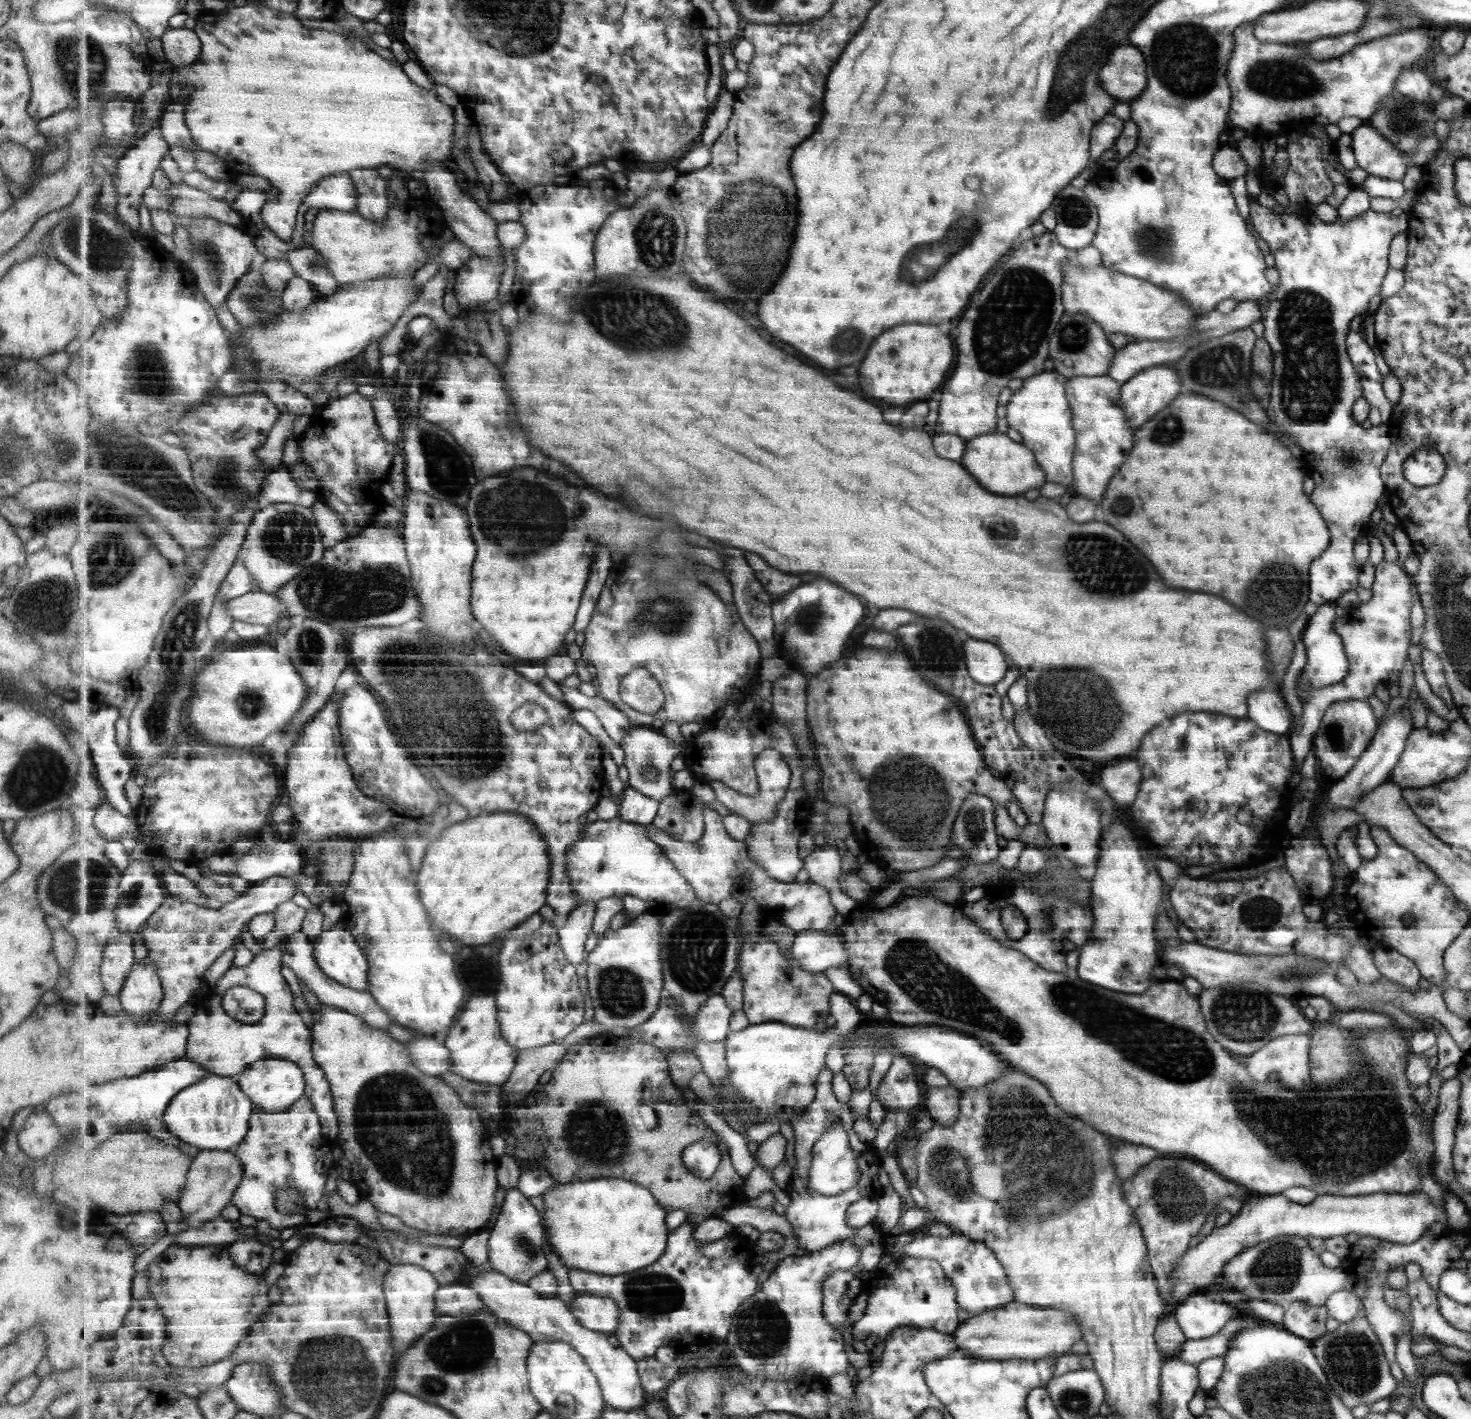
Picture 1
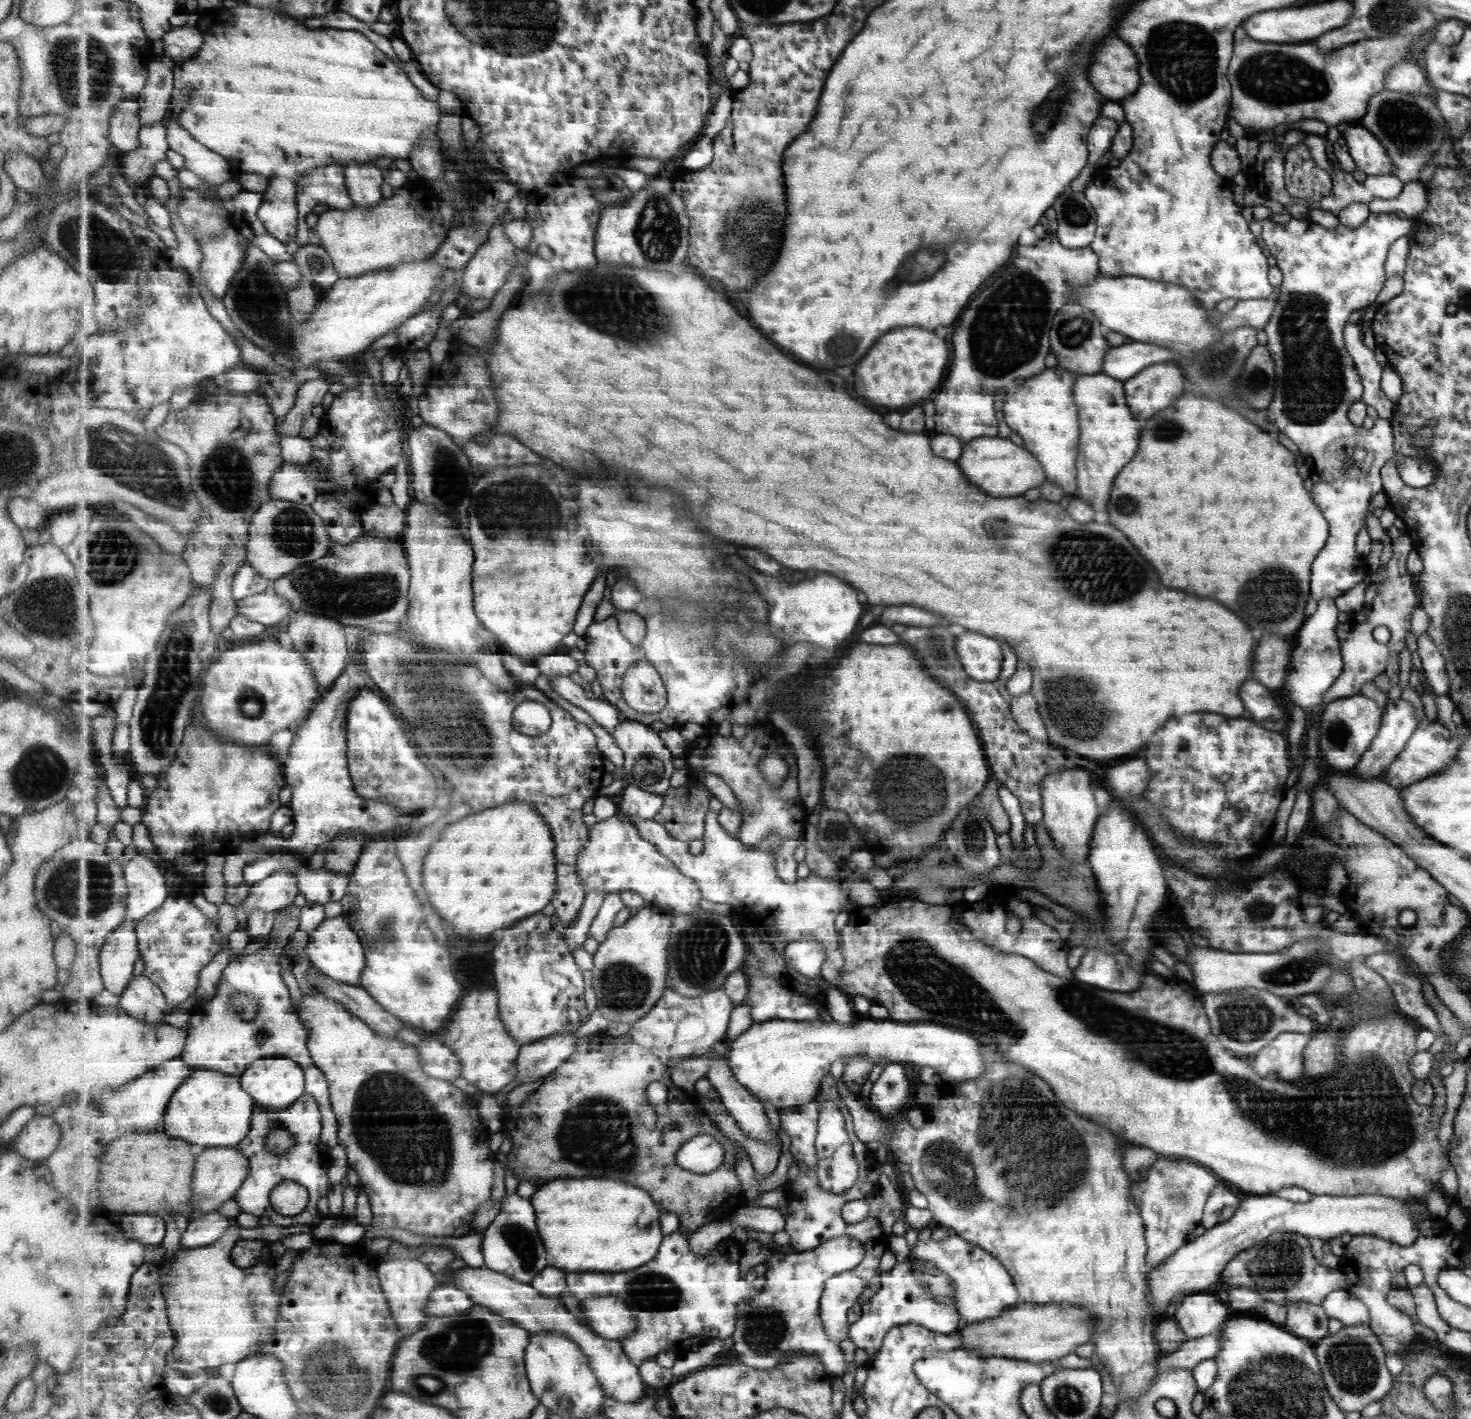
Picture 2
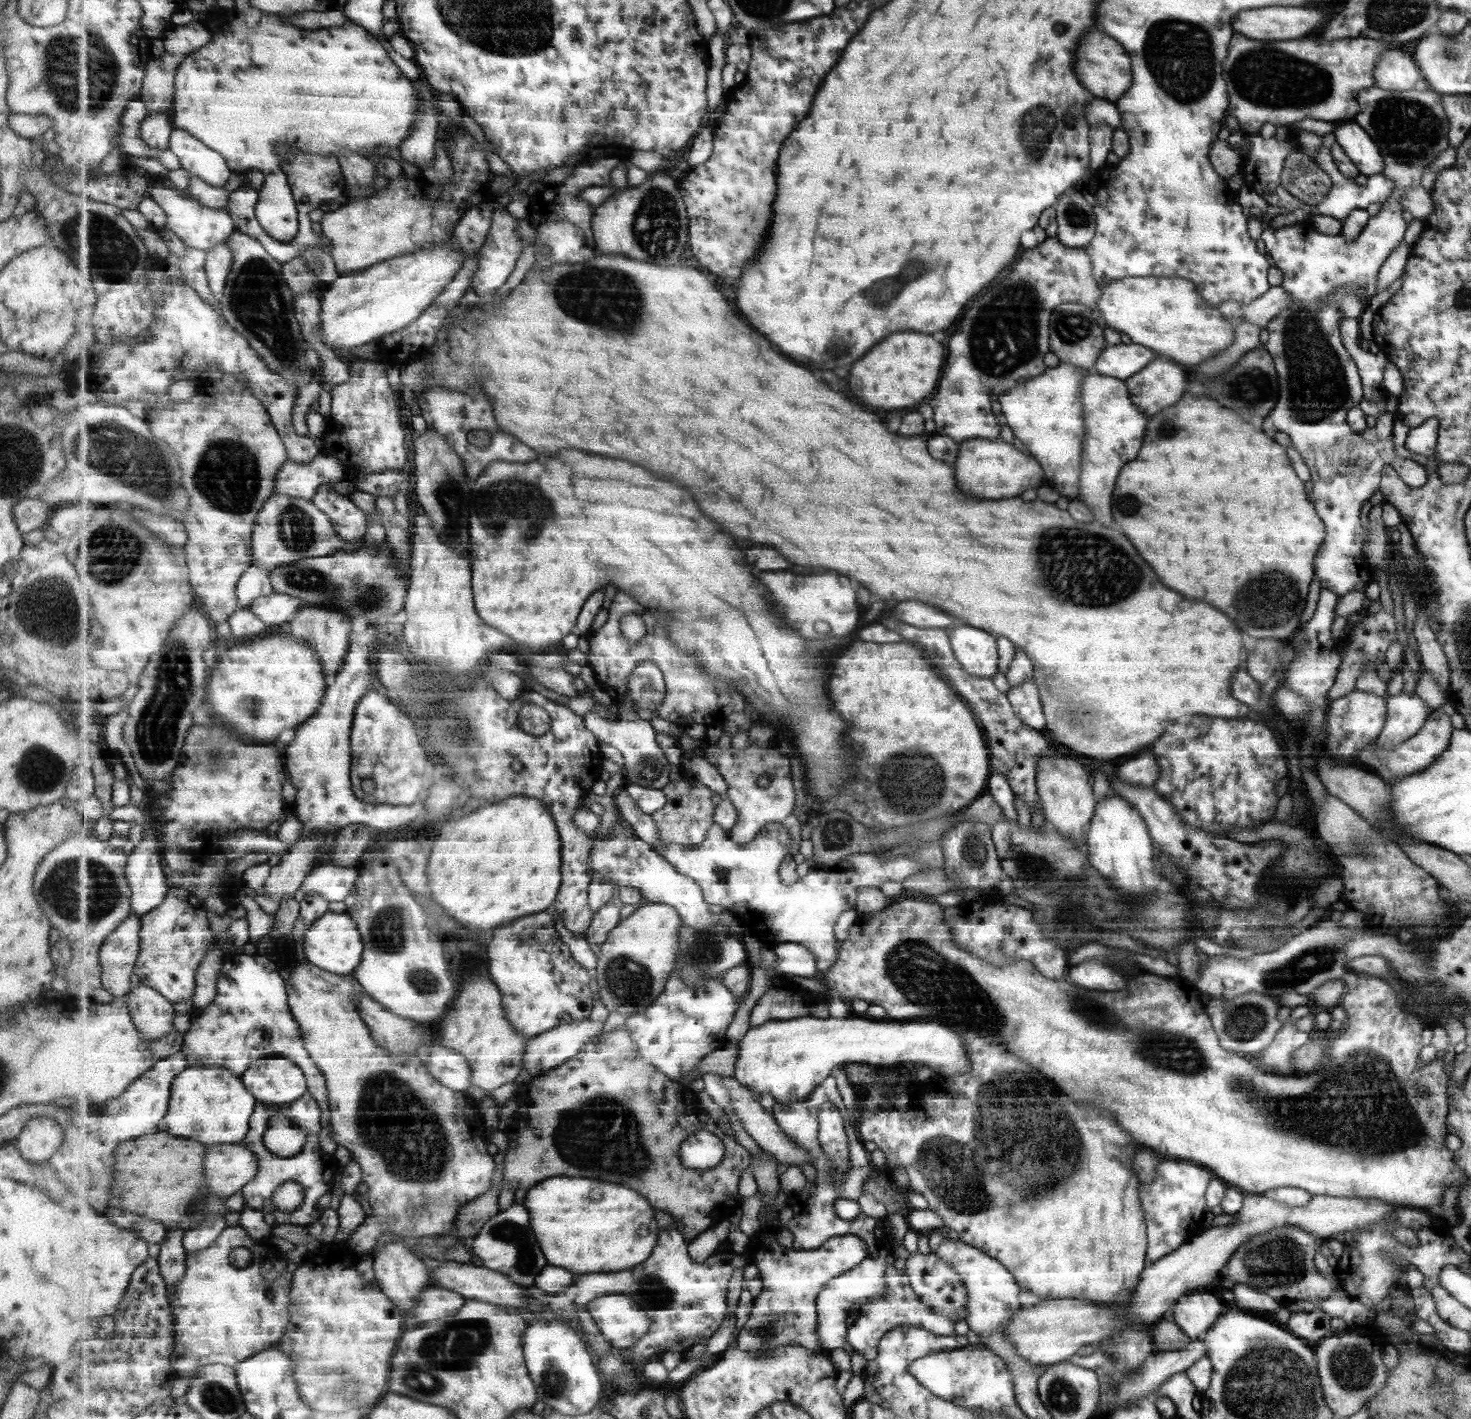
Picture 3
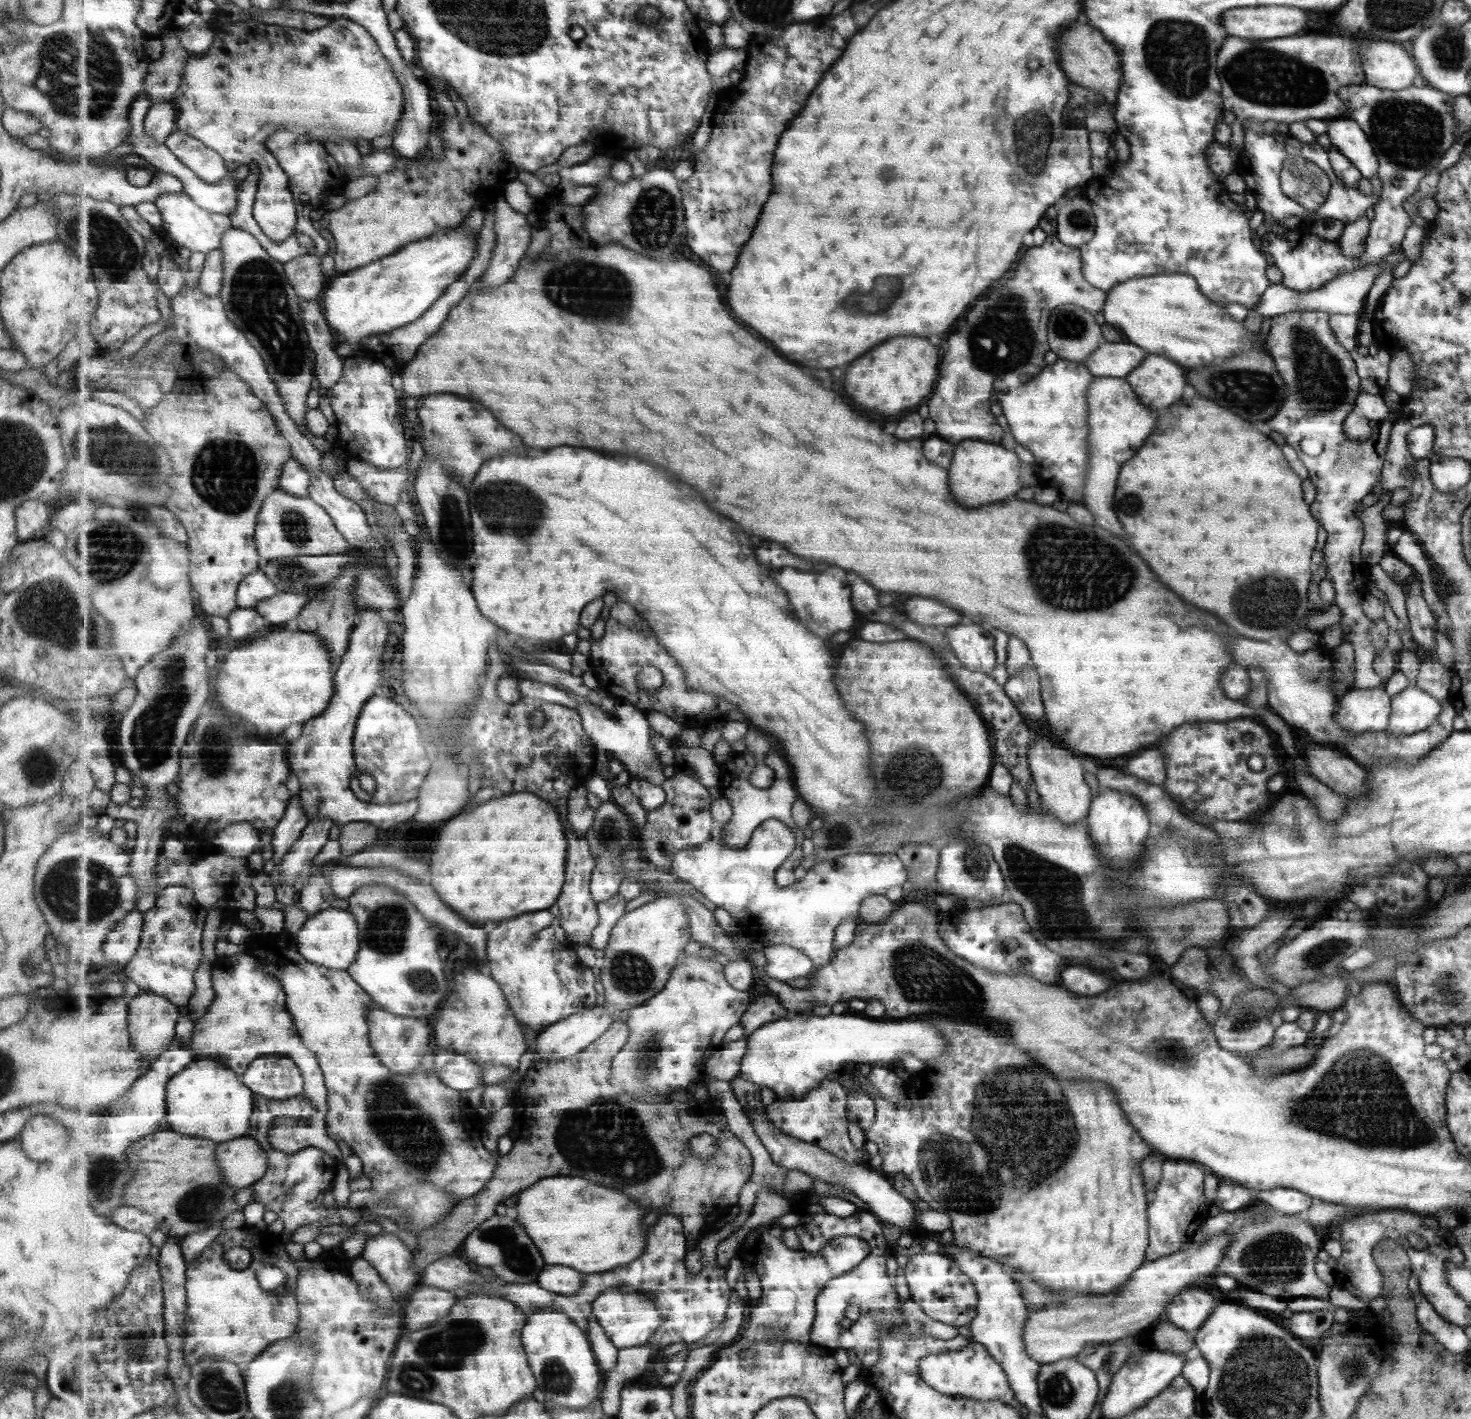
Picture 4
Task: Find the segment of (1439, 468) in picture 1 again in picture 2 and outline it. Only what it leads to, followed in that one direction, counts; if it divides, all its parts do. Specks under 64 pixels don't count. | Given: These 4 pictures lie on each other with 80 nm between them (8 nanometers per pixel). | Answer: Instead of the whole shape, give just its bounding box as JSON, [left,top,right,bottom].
[1260,213,1437,602]

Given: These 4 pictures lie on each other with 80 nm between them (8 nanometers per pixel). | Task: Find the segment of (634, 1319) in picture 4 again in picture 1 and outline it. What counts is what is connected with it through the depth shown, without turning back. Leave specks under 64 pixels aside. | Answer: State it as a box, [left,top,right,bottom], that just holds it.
[569,1294,622,1335]

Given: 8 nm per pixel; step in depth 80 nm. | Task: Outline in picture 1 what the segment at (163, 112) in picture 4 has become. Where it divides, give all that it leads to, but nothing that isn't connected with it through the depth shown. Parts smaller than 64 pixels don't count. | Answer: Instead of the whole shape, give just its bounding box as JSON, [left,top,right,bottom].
[107,128,170,236]

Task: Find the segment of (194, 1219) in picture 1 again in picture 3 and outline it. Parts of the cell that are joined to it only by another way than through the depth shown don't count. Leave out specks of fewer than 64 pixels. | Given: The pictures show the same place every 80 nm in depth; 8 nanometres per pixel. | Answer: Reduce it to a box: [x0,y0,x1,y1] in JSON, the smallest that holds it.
[204,1143,259,1196]

